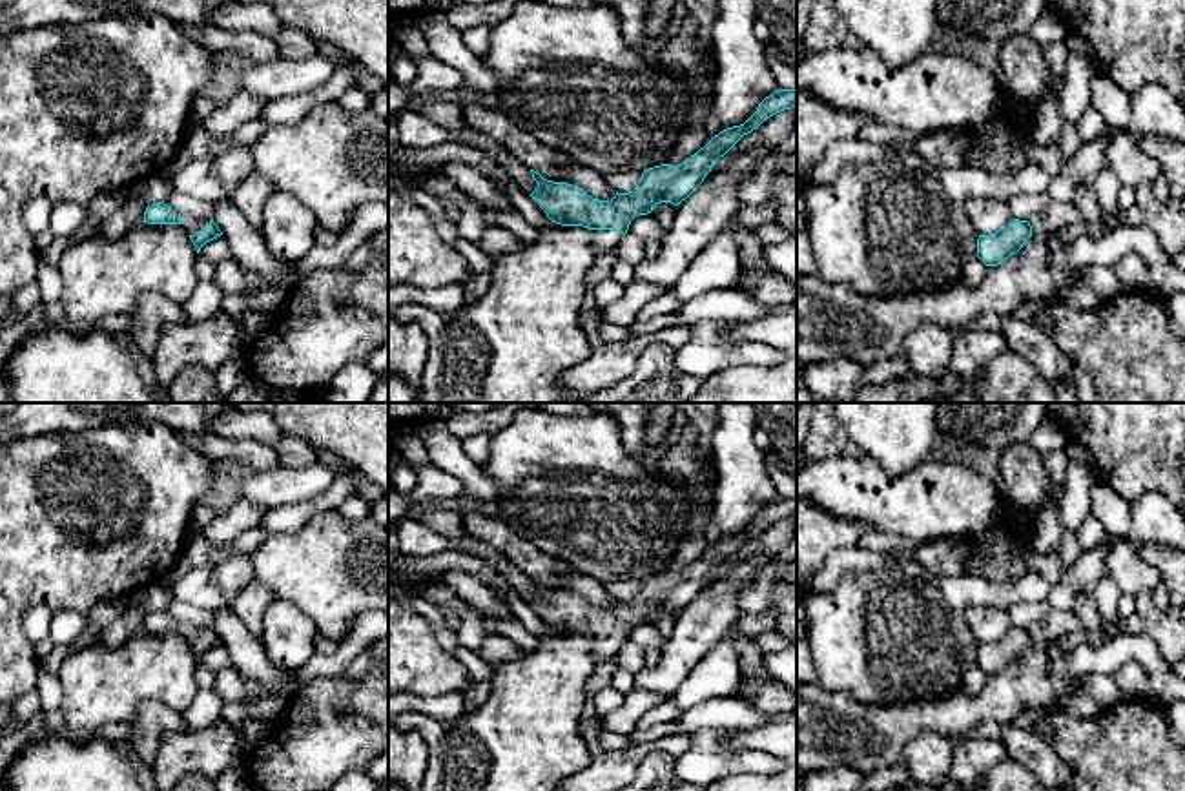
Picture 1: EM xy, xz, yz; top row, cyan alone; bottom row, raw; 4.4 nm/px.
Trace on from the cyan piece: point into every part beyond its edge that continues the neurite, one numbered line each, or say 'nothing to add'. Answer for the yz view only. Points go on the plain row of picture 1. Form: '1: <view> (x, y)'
1: yz (1056, 624)

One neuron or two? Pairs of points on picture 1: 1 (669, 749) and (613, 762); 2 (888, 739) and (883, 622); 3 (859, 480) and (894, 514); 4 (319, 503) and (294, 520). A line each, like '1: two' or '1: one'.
1: one
2: two
3: one
4: one

